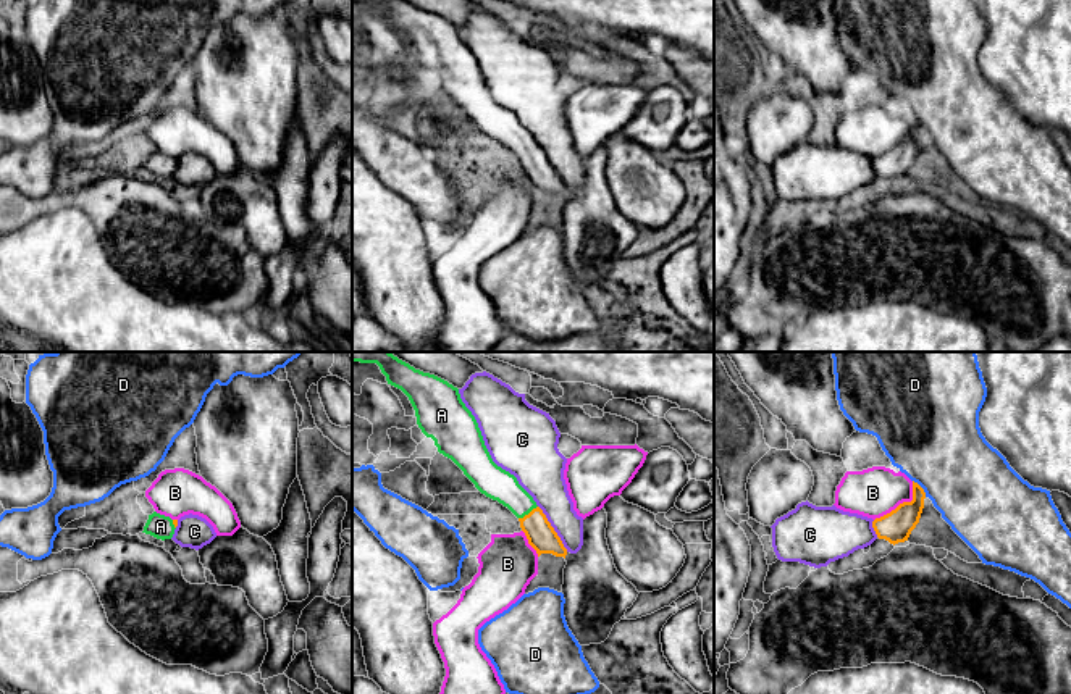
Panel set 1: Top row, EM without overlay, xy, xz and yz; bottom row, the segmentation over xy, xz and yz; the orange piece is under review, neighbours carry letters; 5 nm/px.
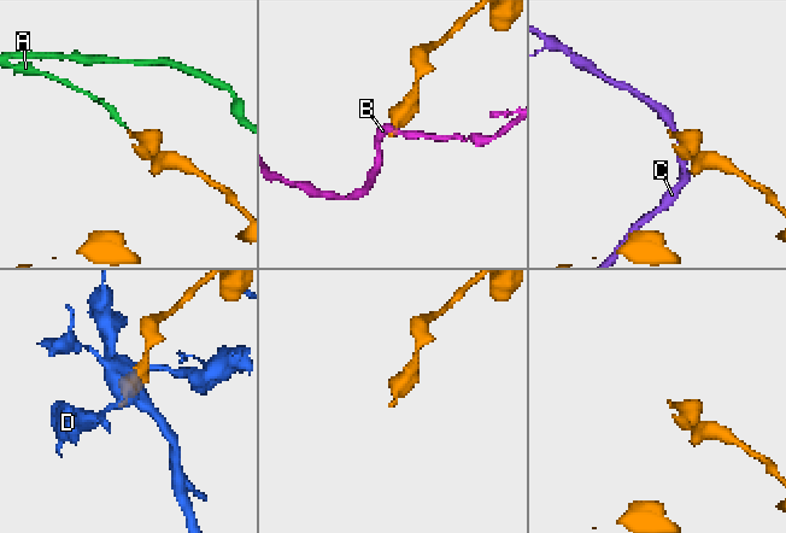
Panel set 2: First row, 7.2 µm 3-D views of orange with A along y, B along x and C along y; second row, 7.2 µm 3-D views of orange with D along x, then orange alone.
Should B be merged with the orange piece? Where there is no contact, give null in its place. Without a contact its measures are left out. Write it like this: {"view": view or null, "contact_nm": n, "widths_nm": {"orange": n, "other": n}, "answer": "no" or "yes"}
{"view": "yz", "contact_nm": 280, "widths_nm": {"orange": 160, "other": 240}, "answer": "no"}

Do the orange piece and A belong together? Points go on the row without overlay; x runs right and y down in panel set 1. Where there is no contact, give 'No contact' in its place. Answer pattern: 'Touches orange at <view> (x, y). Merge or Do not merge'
Touches orange at xz (529, 152). Merge

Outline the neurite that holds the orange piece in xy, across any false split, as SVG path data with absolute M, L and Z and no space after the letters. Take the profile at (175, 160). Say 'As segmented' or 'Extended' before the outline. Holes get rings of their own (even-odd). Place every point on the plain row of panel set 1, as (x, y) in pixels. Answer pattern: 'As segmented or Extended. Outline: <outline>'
Extended. Outline: M153 150L152 153L149 153L142 171L165 179L173 176L176 165L178 158L171 158L170 155Z

